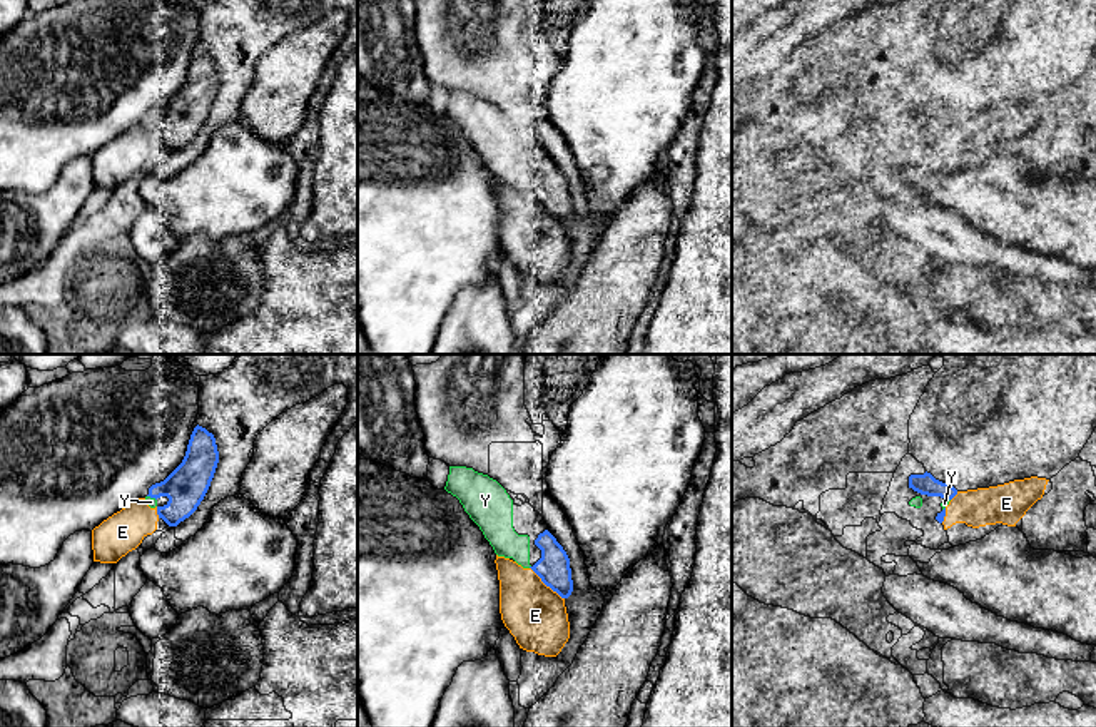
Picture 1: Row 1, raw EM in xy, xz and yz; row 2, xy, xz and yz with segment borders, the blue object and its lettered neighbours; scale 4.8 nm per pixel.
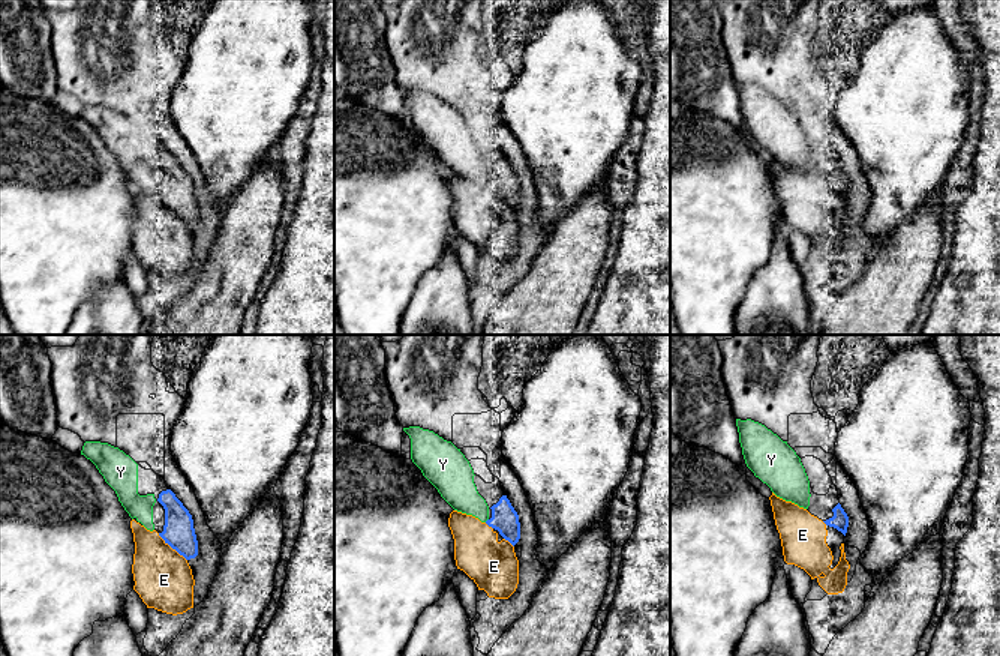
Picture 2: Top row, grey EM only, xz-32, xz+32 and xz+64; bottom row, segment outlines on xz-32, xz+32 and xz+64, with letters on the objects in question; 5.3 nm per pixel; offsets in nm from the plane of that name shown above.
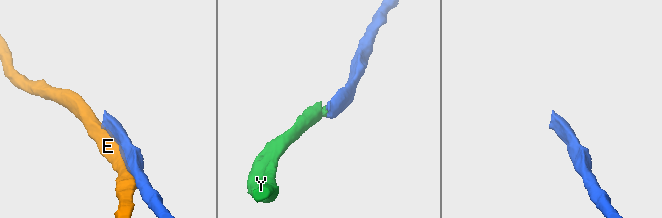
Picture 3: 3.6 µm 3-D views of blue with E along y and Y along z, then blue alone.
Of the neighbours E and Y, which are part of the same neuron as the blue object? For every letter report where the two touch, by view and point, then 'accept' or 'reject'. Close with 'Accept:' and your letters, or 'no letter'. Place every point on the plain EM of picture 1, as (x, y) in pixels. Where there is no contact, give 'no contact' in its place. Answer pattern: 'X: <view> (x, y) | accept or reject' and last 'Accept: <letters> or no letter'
E: xz (547, 211) | reject
Y: xy (152, 122) | accept
Accept: Y

